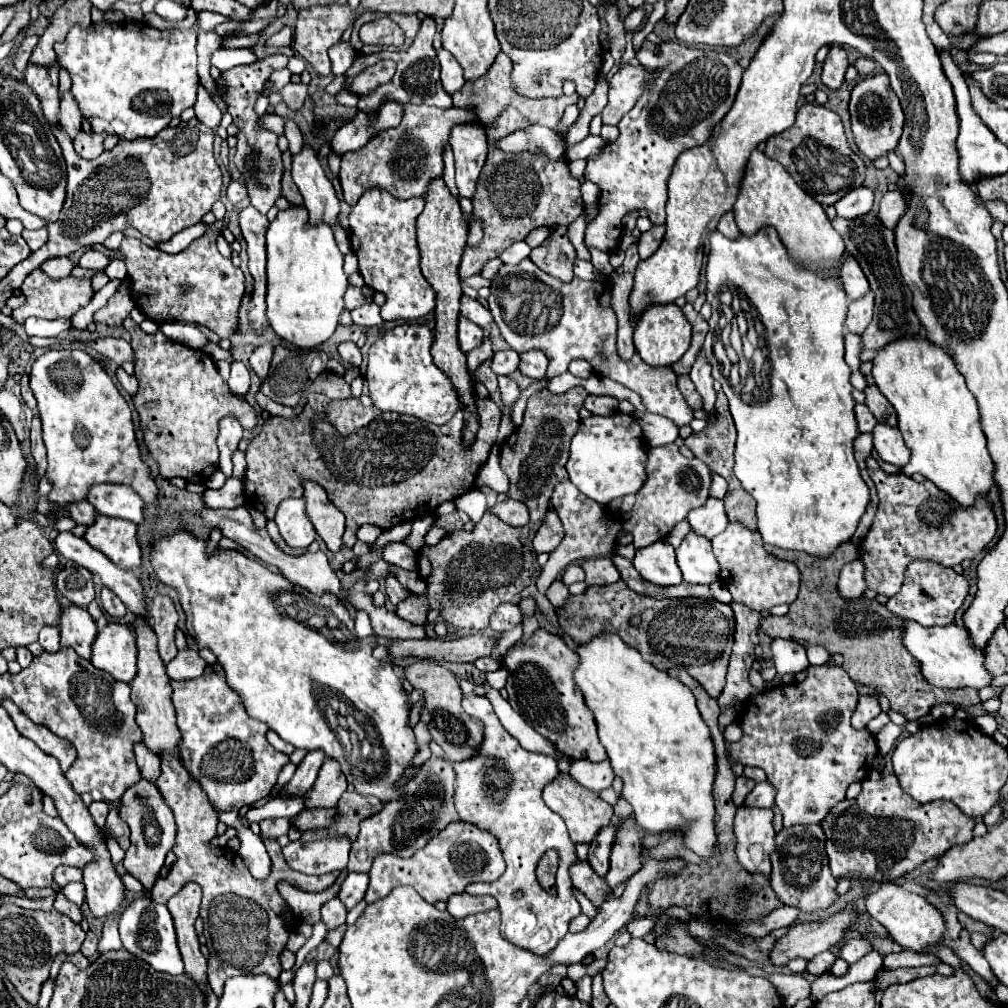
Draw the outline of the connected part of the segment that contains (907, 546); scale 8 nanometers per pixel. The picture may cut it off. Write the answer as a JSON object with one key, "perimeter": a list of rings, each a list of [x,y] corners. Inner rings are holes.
{"perimeter":[[[873,457],[867,459],[867,471],[879,497],[873,527],[859,547],[869,589],[893,597],[901,589],[903,573],[911,561],[925,559],[945,567],[955,567],[965,559],[979,557],[987,543],[995,537],[997,521],[987,499],[977,501],[973,507],[961,507],[931,481],[917,483],[903,473],[887,475]]]}

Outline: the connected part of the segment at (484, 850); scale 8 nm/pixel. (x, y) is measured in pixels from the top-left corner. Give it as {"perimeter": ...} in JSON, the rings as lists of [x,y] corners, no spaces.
{"perimeter":[[[455,821],[447,825],[441,833],[437,833],[423,849],[419,849],[413,857],[403,859],[397,855],[381,855],[373,861],[369,871],[371,883],[365,895],[367,903],[375,903],[387,893],[391,893],[399,885],[411,885],[417,893],[429,901],[447,901],[451,895],[465,891],[469,883],[475,881],[497,881],[505,871],[505,861],[499,849],[499,841],[493,839],[493,833],[485,829],[477,829],[477,825],[467,821]]]}

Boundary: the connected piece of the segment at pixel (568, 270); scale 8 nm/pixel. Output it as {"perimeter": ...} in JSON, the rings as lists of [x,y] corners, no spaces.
{"perimeter":[[[567,225],[551,227],[549,237],[531,251],[529,259],[541,267],[541,271],[549,273],[551,277],[559,277],[563,283],[569,283],[573,279],[575,247],[567,237]]]}

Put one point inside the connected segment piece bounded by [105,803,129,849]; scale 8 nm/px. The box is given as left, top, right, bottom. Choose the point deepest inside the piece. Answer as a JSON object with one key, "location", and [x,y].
{"location":[117,827]}

